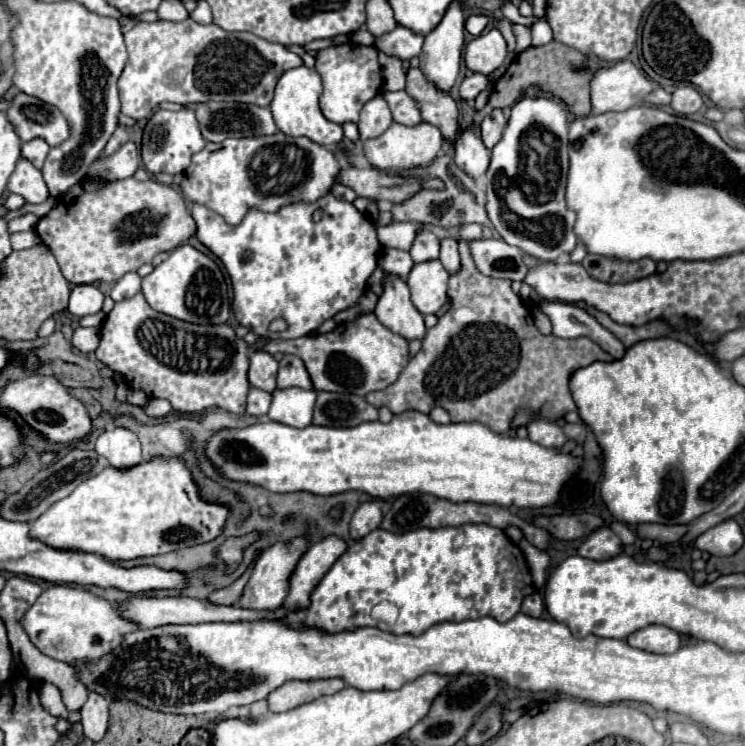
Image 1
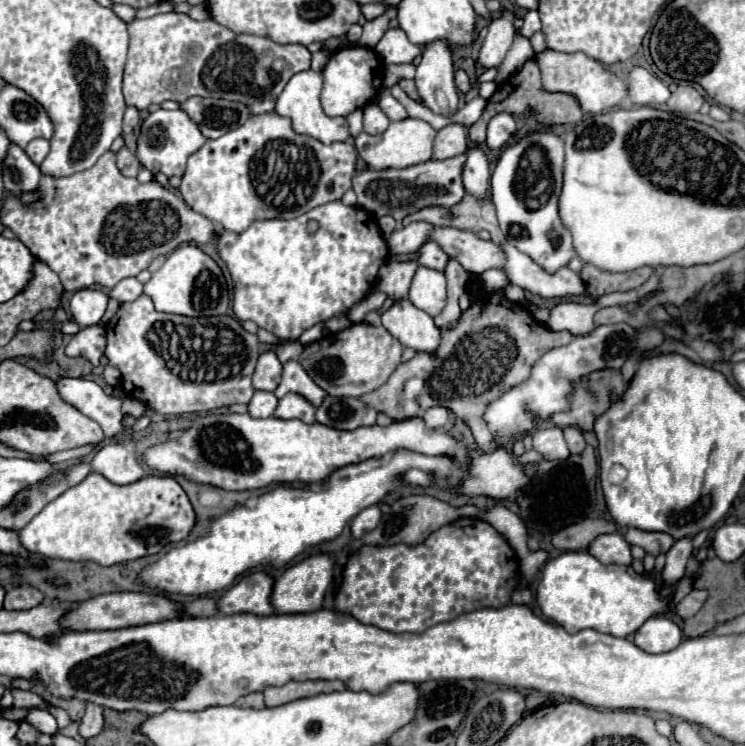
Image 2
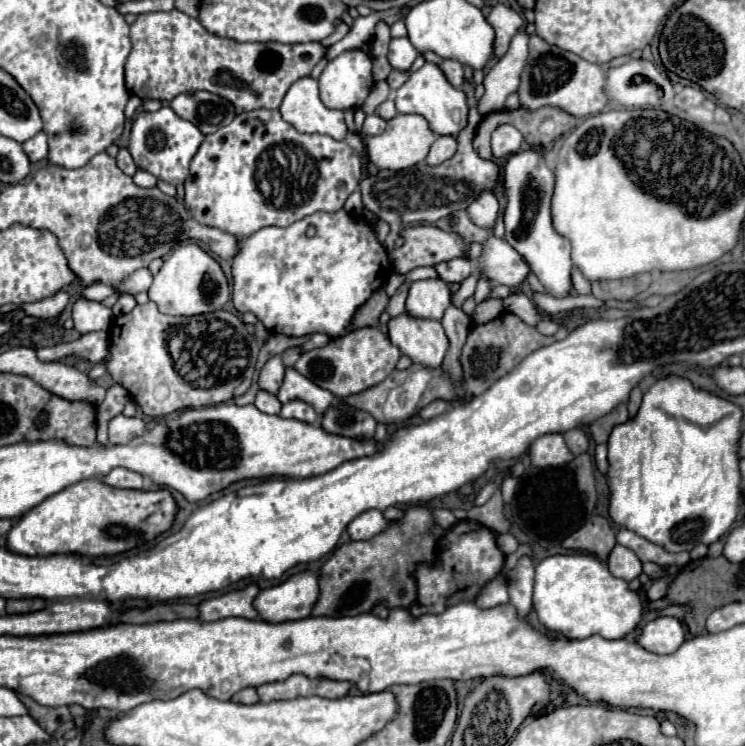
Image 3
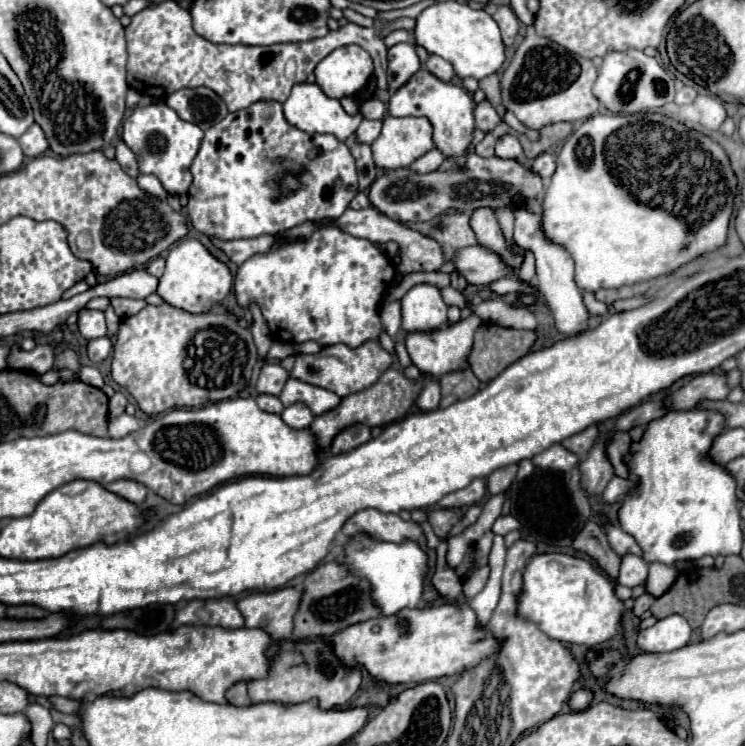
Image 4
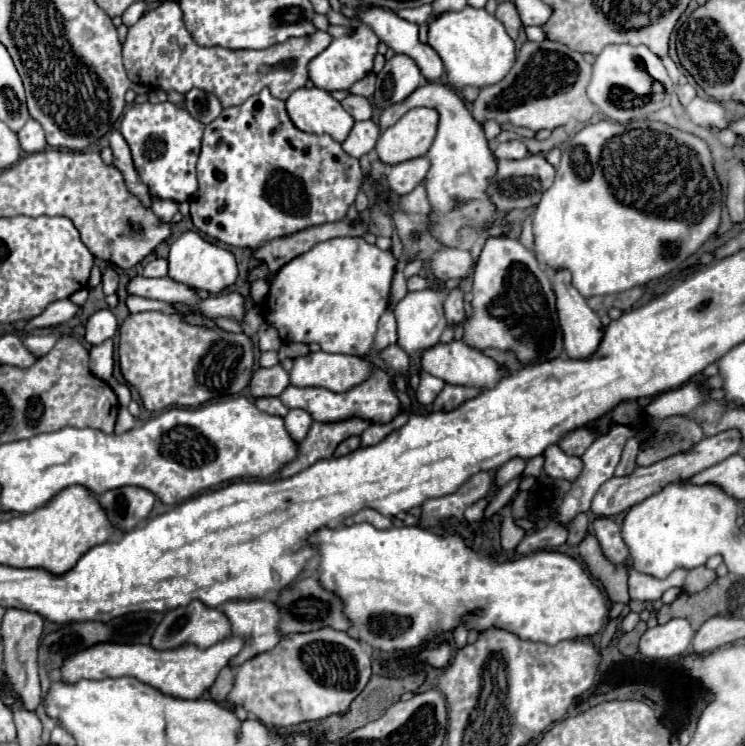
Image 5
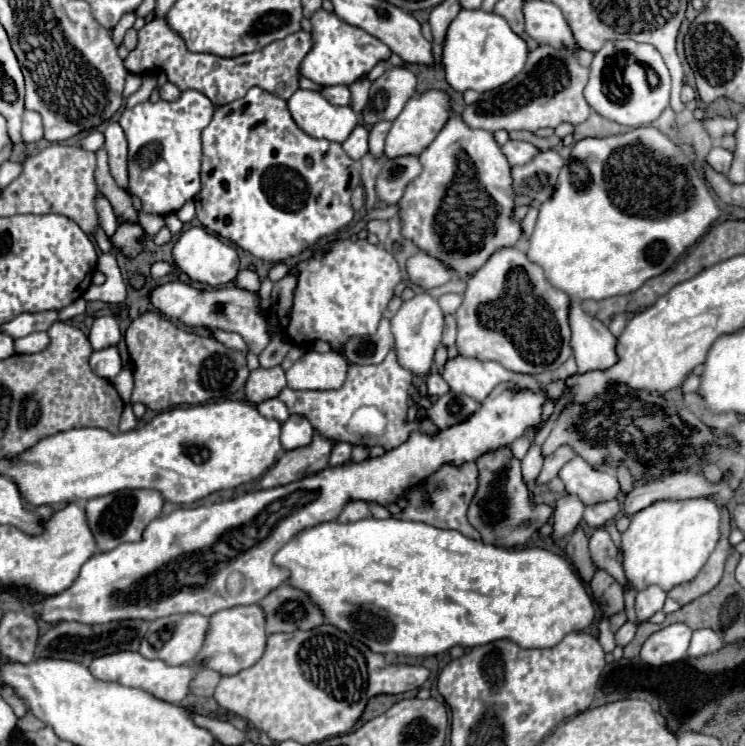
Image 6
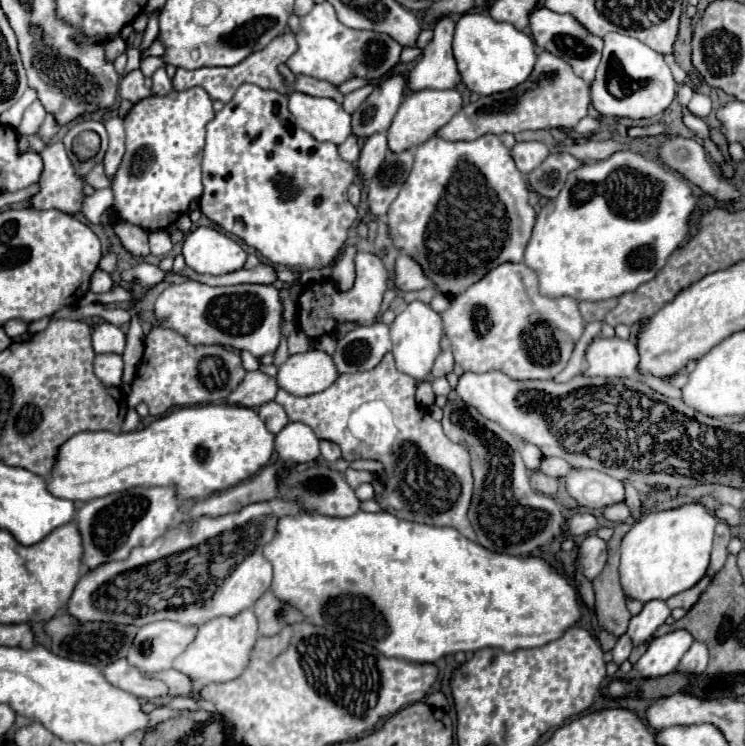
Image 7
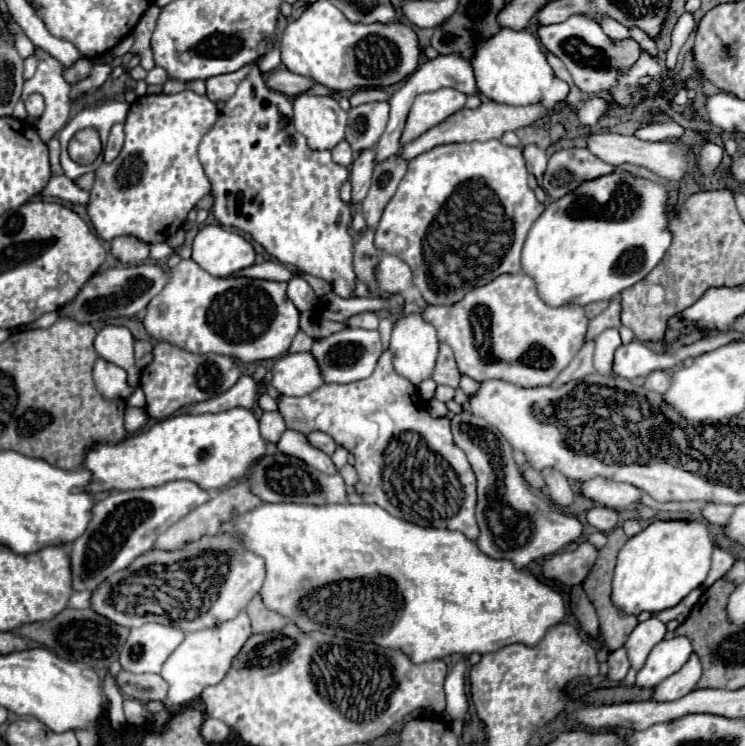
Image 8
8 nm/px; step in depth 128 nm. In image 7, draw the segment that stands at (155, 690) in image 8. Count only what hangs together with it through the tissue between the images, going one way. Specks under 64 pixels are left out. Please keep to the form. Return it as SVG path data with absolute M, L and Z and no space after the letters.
M164 670L160 674L150 674L150 676L156 676L156 678L164 680L170 688L170 696L188 696L188 694L192 694L192 680L188 680L188 676L184 676L182 672Z

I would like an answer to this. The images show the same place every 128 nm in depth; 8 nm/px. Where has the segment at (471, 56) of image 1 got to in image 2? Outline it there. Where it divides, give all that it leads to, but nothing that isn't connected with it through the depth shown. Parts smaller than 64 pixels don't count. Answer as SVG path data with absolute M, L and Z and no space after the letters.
M504 10L502 16L492 20L488 26L488 34L478 52L478 64L482 68L502 64L512 42L514 42L514 14Z

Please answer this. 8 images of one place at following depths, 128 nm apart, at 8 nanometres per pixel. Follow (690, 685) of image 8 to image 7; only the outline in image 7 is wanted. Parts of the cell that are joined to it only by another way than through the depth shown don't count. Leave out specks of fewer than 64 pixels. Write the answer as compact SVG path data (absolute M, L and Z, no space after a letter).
M694 640L694 644L690 646L690 650L684 654L684 658L678 664L680 672L694 672L694 674L702 674L706 670L708 664L708 646L704 642Z

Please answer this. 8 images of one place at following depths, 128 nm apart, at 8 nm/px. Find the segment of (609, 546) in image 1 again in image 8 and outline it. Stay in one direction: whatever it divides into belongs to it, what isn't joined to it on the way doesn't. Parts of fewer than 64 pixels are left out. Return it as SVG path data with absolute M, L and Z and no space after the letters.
M652 614L652 618L648 618L646 622L640 622L632 630L632 634L628 636L628 642L626 642L628 660L630 660L632 668L640 670L644 666L646 656L664 638L664 634L666 634L666 624L656 614Z

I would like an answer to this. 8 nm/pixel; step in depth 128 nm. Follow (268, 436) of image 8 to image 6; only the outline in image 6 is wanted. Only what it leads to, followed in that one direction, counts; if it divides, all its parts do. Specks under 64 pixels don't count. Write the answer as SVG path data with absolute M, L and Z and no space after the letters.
M278 398L264 400L264 402L260 402L256 408L258 408L258 412L260 412L262 416L266 416L266 418L274 418L274 420L278 420L278 422L286 422L288 416L290 416L286 404L280 402Z

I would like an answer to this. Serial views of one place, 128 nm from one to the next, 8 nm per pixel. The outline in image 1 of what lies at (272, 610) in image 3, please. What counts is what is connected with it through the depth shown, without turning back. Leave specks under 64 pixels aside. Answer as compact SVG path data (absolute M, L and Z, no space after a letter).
M326 536L324 540L312 544L292 572L284 608L306 608L310 602L310 592L330 570L330 566L346 552L346 548L348 546L340 536Z

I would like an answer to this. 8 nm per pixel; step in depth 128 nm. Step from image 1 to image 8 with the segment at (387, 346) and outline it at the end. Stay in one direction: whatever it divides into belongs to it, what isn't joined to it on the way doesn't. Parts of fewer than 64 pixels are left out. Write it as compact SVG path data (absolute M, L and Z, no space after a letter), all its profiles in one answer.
M310 352L286 354L272 366L272 386L284 396L308 396L324 384L324 376L320 376L320 366Z

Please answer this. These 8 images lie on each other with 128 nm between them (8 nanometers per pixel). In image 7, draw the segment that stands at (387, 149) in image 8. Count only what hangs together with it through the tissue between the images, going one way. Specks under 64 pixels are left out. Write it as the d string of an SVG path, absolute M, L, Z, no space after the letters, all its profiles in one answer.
M442 16L434 22L434 38L422 50L422 60L416 64L408 78L410 90L446 90L460 82L456 60L452 56L452 34L454 20L450 16Z

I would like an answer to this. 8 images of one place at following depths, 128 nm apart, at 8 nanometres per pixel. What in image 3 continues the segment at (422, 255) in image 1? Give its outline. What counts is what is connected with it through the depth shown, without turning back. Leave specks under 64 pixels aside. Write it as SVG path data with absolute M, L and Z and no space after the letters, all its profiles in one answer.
M456 258L456 260L448 260L444 264L436 264L434 266L438 276L442 280L448 280L448 282L460 282L464 278L468 278L472 272L474 272L474 266L470 260L466 258Z

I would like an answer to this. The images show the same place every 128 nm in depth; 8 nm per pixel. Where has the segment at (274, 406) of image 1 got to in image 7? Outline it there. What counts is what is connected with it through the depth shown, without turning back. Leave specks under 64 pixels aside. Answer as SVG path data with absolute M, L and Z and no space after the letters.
M290 422L280 436L276 434L276 452L278 452L278 438L280 438L280 458L288 464L298 462L312 462L320 456L318 438L304 422Z

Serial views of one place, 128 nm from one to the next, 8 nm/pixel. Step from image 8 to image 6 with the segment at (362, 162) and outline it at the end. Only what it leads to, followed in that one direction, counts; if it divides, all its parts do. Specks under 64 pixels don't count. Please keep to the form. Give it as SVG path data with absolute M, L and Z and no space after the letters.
M382 120L380 124L374 124L372 128L370 128L370 152L374 154L374 156L382 156L384 152L384 138L386 138L386 134L388 134L388 128L392 126L392 122L390 120Z

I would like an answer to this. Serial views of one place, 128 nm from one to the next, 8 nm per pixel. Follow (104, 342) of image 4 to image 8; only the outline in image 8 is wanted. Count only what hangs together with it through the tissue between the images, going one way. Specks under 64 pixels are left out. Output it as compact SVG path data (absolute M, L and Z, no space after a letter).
M98 358L92 374L96 388L104 398L128 398L132 394L132 388L126 384L126 372L120 366Z

